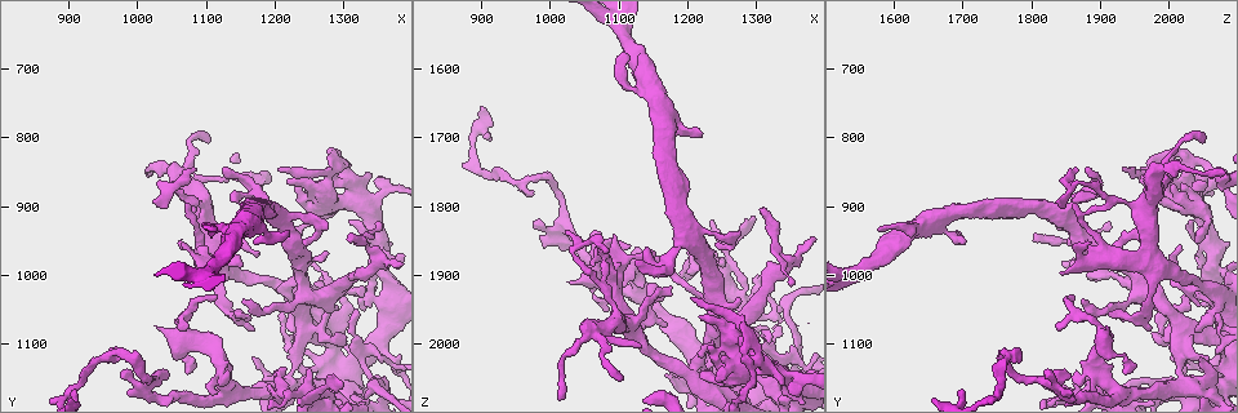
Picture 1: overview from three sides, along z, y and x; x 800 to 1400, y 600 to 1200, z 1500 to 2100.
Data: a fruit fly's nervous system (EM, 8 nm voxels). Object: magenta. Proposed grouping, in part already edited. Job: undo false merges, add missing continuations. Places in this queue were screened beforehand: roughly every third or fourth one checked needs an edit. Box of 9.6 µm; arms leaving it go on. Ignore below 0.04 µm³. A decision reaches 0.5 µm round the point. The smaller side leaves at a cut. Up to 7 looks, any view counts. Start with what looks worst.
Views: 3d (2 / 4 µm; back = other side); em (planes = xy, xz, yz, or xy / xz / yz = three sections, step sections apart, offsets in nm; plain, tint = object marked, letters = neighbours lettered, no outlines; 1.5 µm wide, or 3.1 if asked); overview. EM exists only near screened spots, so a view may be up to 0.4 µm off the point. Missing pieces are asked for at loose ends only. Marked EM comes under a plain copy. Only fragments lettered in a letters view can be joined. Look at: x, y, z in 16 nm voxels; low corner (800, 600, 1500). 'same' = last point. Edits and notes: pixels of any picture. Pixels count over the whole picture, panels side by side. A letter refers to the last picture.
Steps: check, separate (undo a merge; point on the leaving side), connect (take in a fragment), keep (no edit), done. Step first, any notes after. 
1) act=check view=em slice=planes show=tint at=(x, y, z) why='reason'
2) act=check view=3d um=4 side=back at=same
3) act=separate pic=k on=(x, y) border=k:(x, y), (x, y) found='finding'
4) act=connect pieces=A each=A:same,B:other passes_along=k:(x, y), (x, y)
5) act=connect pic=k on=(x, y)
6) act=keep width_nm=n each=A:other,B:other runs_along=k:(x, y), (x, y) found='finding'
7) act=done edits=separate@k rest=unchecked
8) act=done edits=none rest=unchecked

act=check view=3d um=4 at=(1300, 1155, 1820) why='free end'

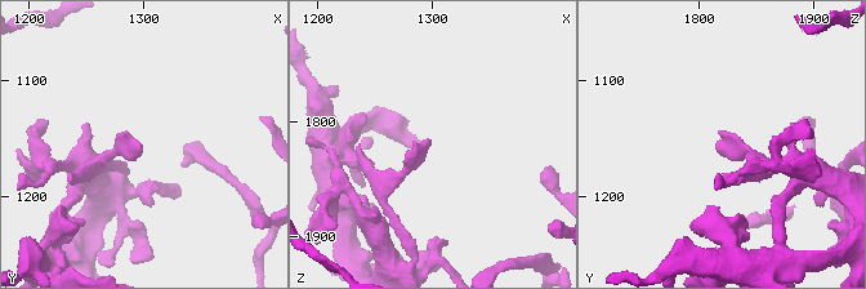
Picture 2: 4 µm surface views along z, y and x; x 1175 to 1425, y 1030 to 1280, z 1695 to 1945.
act=check view=em slice=planes show=letters at=(1296, 1154, 1816)

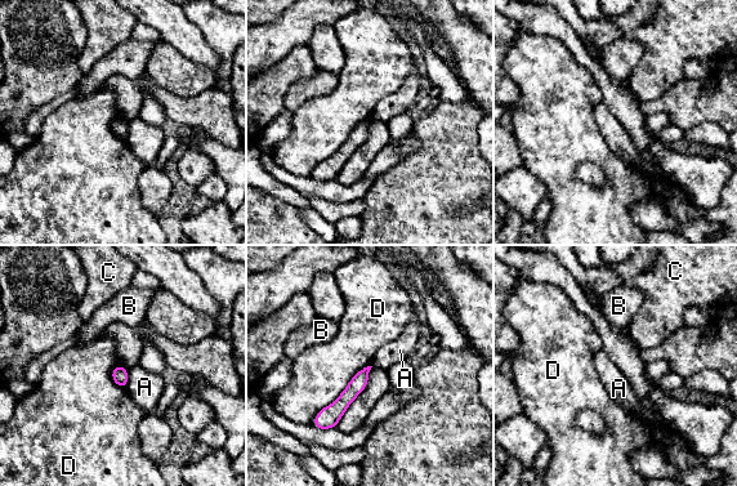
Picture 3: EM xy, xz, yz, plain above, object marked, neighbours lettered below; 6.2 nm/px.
act=keep width_nm=100 each=A:other,B:other,C:other,D:other runs_along=3:(365, 371), (348, 396), (318, 424) found='none of them fits'

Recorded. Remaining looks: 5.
act=check view=3d um=2 at=(1300, 835, 2050) why='sharp bend'

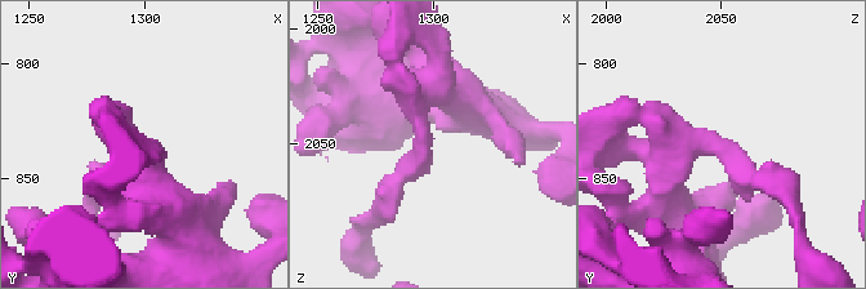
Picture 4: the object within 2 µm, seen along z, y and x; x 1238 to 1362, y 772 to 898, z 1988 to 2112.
act=check view=em slice=planes show=tint at=(1295, 836, 2048) why='need the tissue'

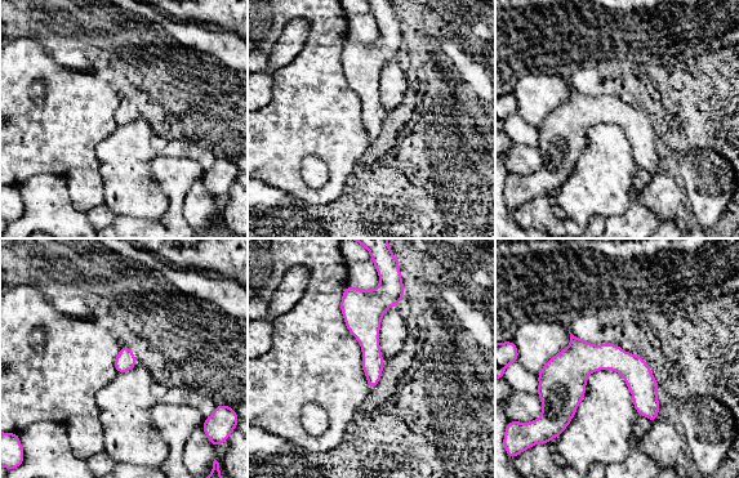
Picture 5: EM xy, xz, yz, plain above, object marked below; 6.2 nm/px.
act=check view=em slice=planes show=letters at=same

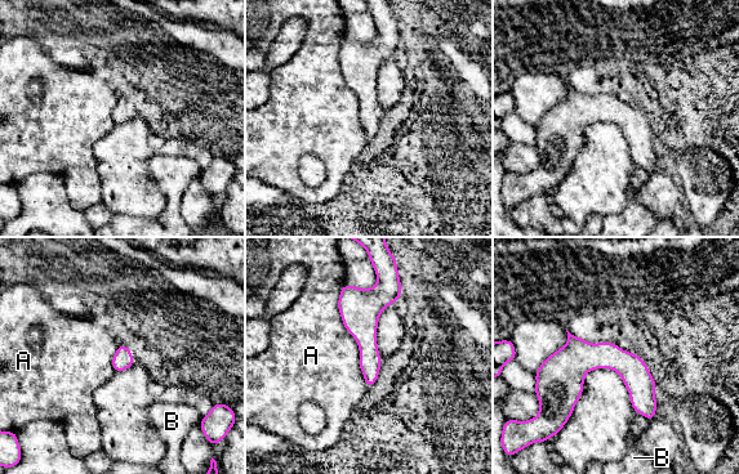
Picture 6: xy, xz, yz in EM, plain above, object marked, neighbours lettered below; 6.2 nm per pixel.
act=keep width_nm=120 each=A:other,B:other runs_along=6:(541, 375), (615, 360), (651, 412) found='one neuron here'

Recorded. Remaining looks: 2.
act=done edits=none rest=unchecked

